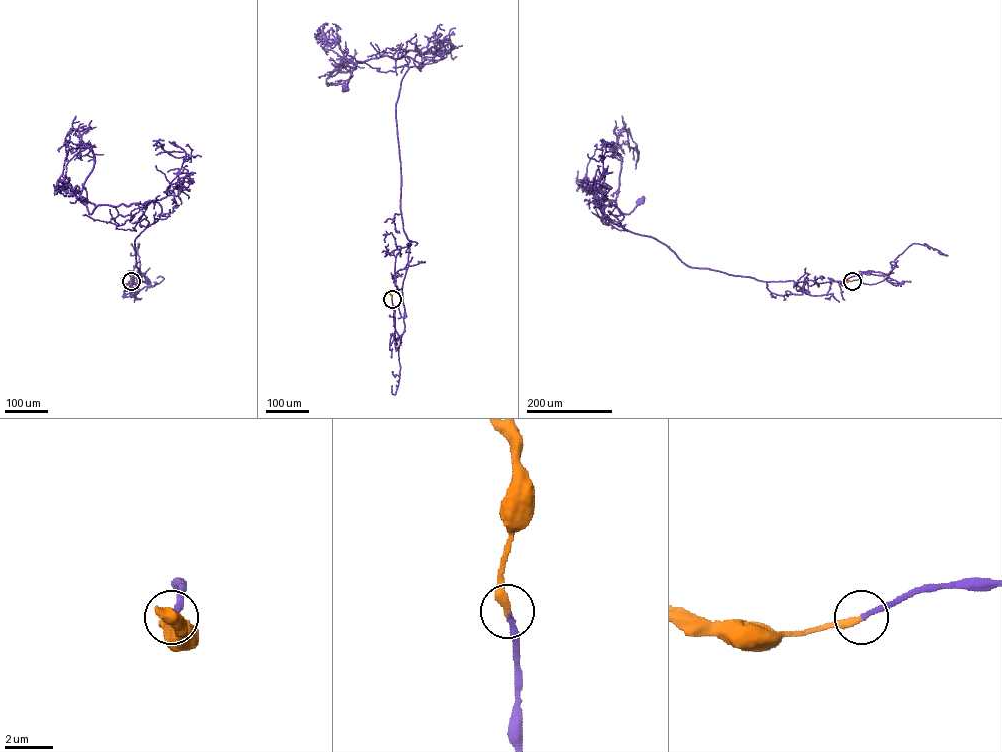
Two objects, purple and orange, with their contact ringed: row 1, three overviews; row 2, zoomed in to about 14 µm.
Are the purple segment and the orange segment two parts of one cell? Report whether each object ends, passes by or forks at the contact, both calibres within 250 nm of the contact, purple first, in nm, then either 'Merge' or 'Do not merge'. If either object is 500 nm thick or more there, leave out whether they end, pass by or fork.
At the ring purple ends. At the ring orange ends. Thickness 200 nm (purple) against 340 nm. Merge

